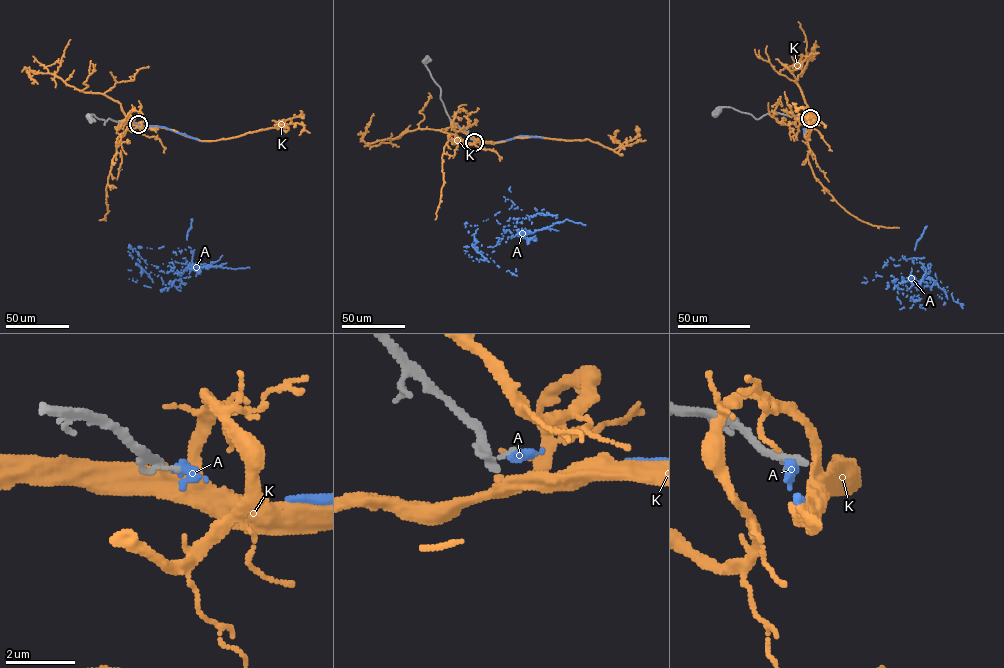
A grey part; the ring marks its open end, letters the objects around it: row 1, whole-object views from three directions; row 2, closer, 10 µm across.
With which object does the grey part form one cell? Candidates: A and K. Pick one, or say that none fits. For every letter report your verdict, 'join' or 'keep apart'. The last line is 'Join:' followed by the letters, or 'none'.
A: keep apart
K: join
Join: K

